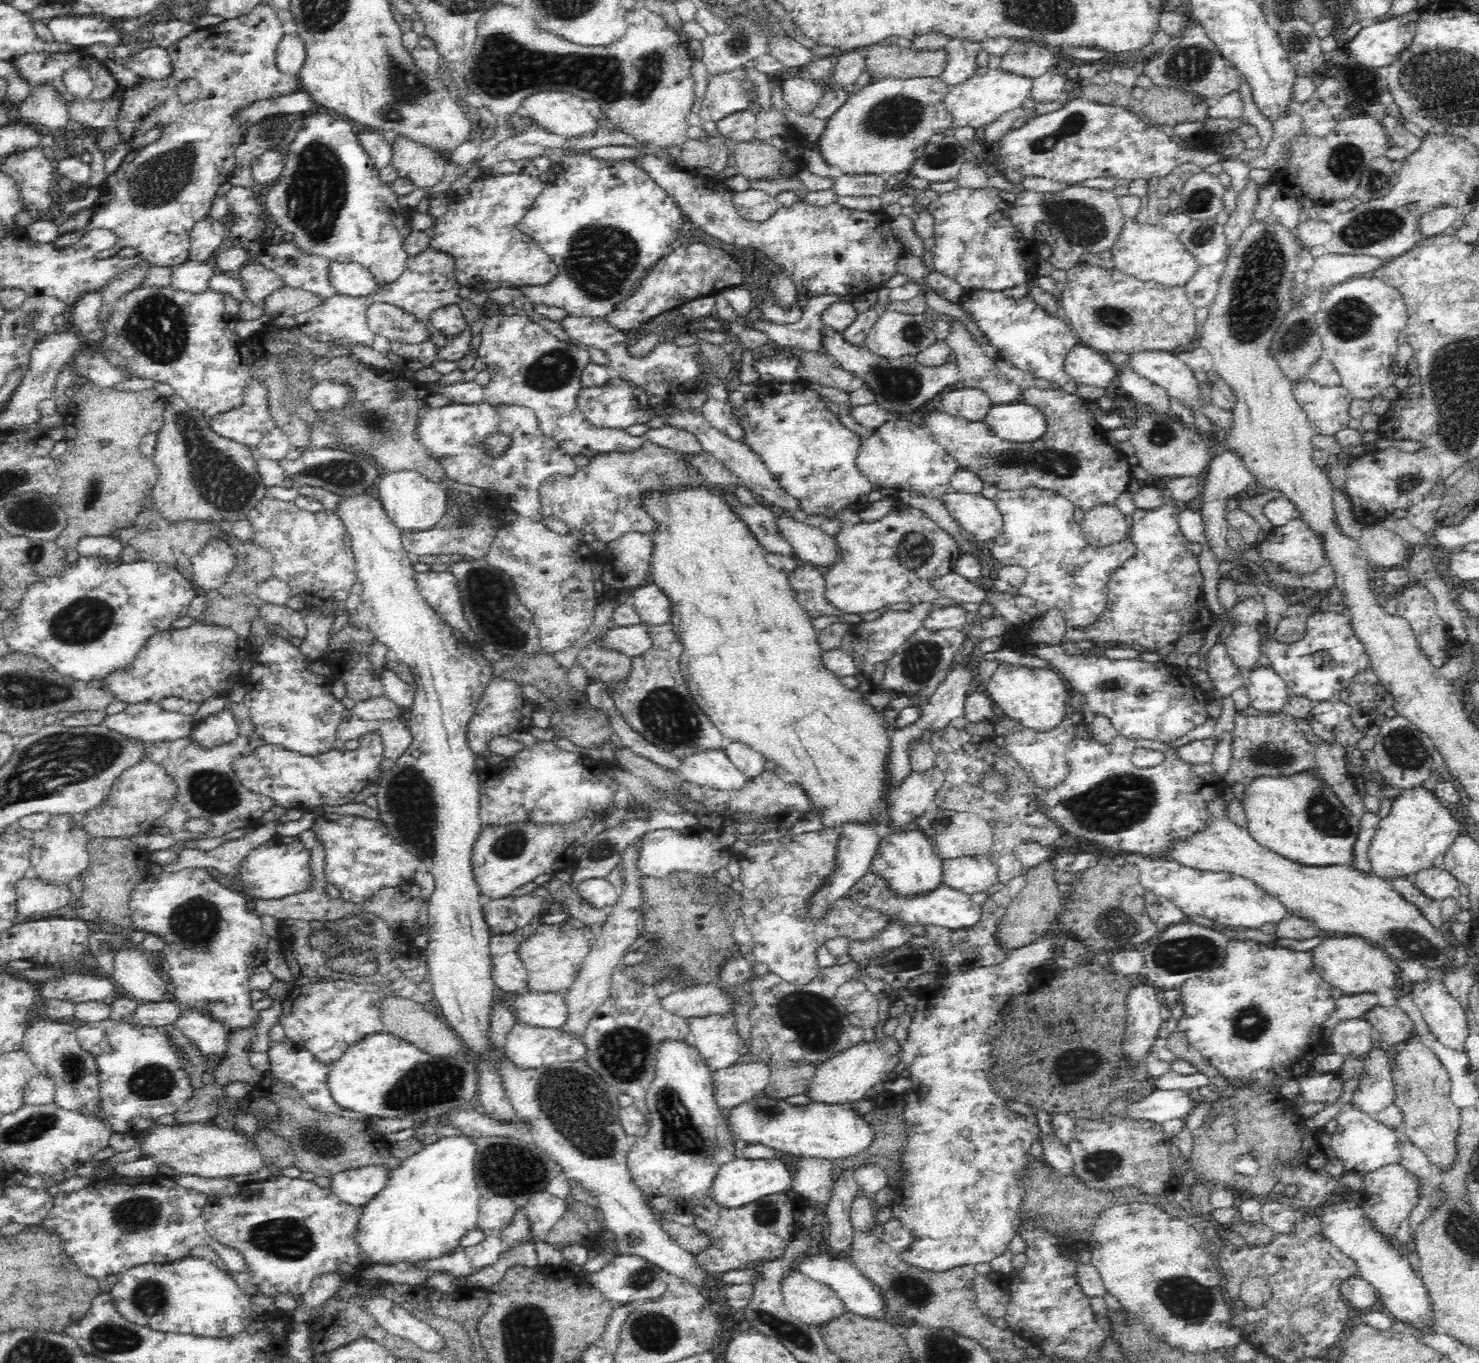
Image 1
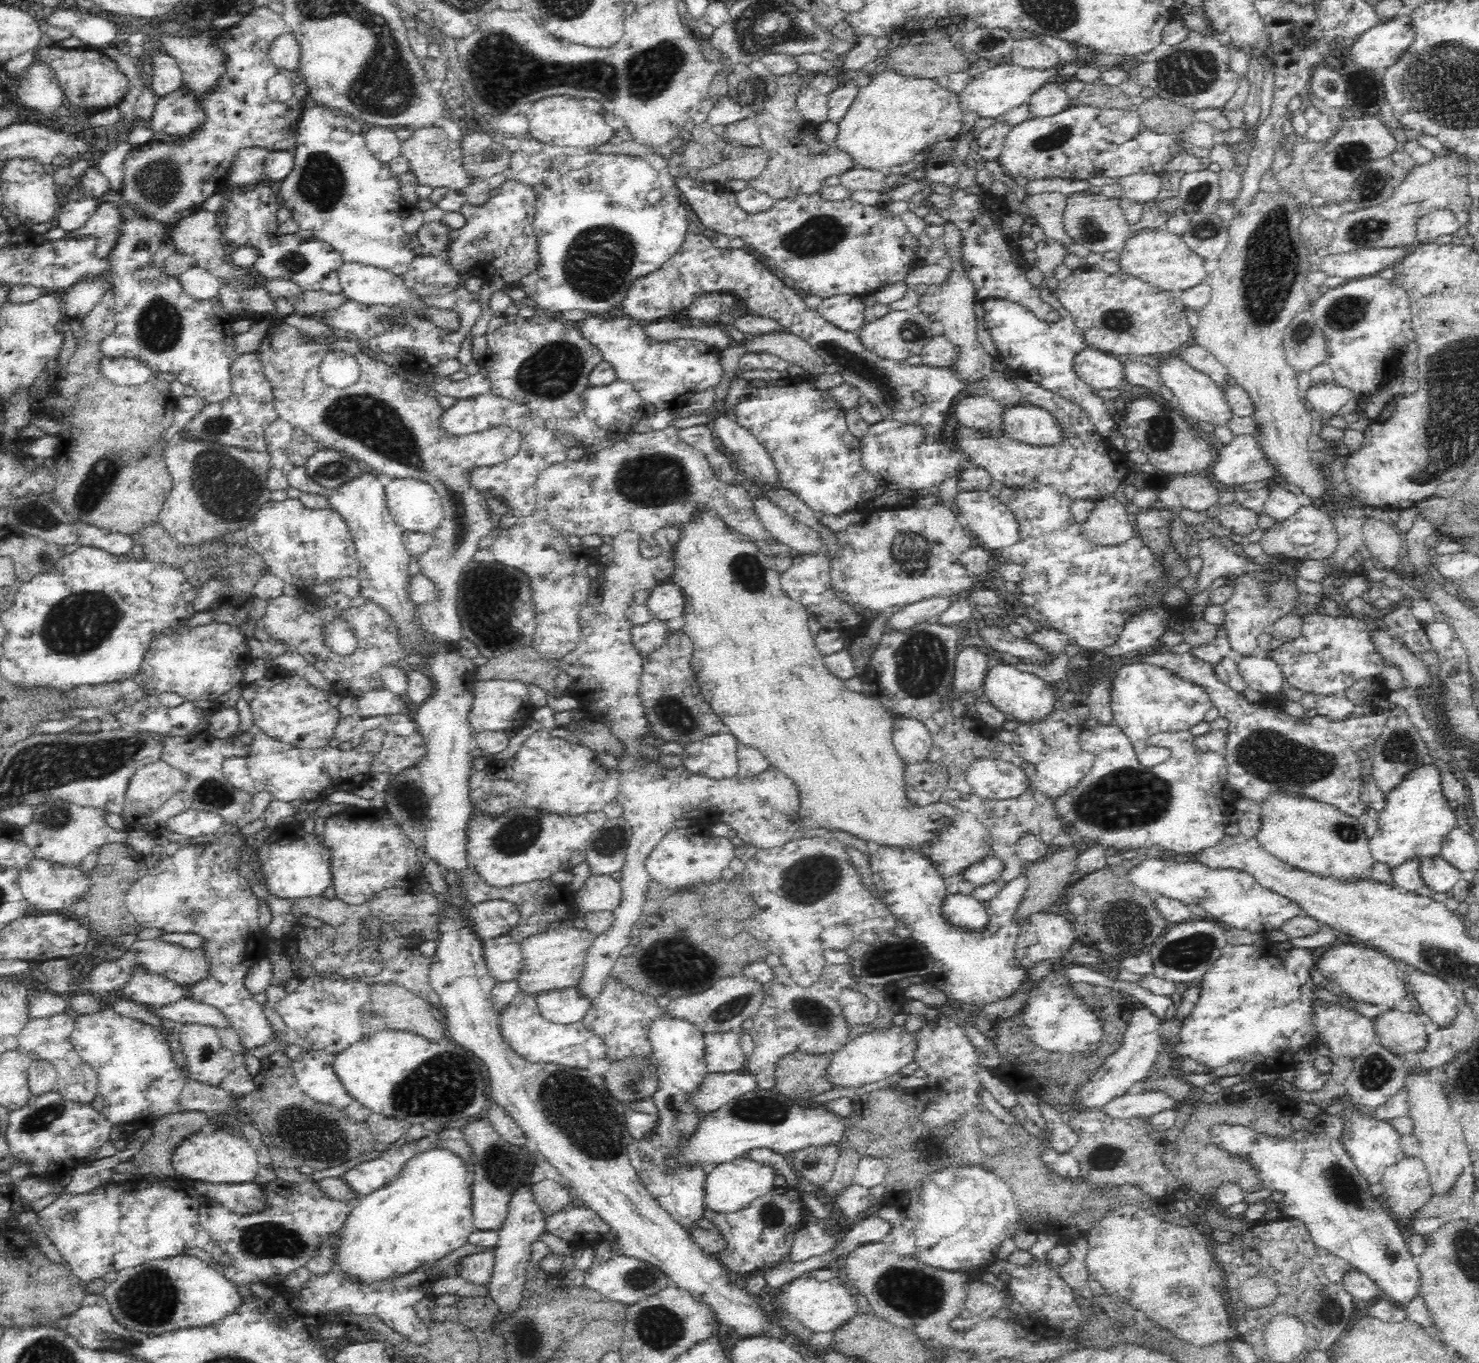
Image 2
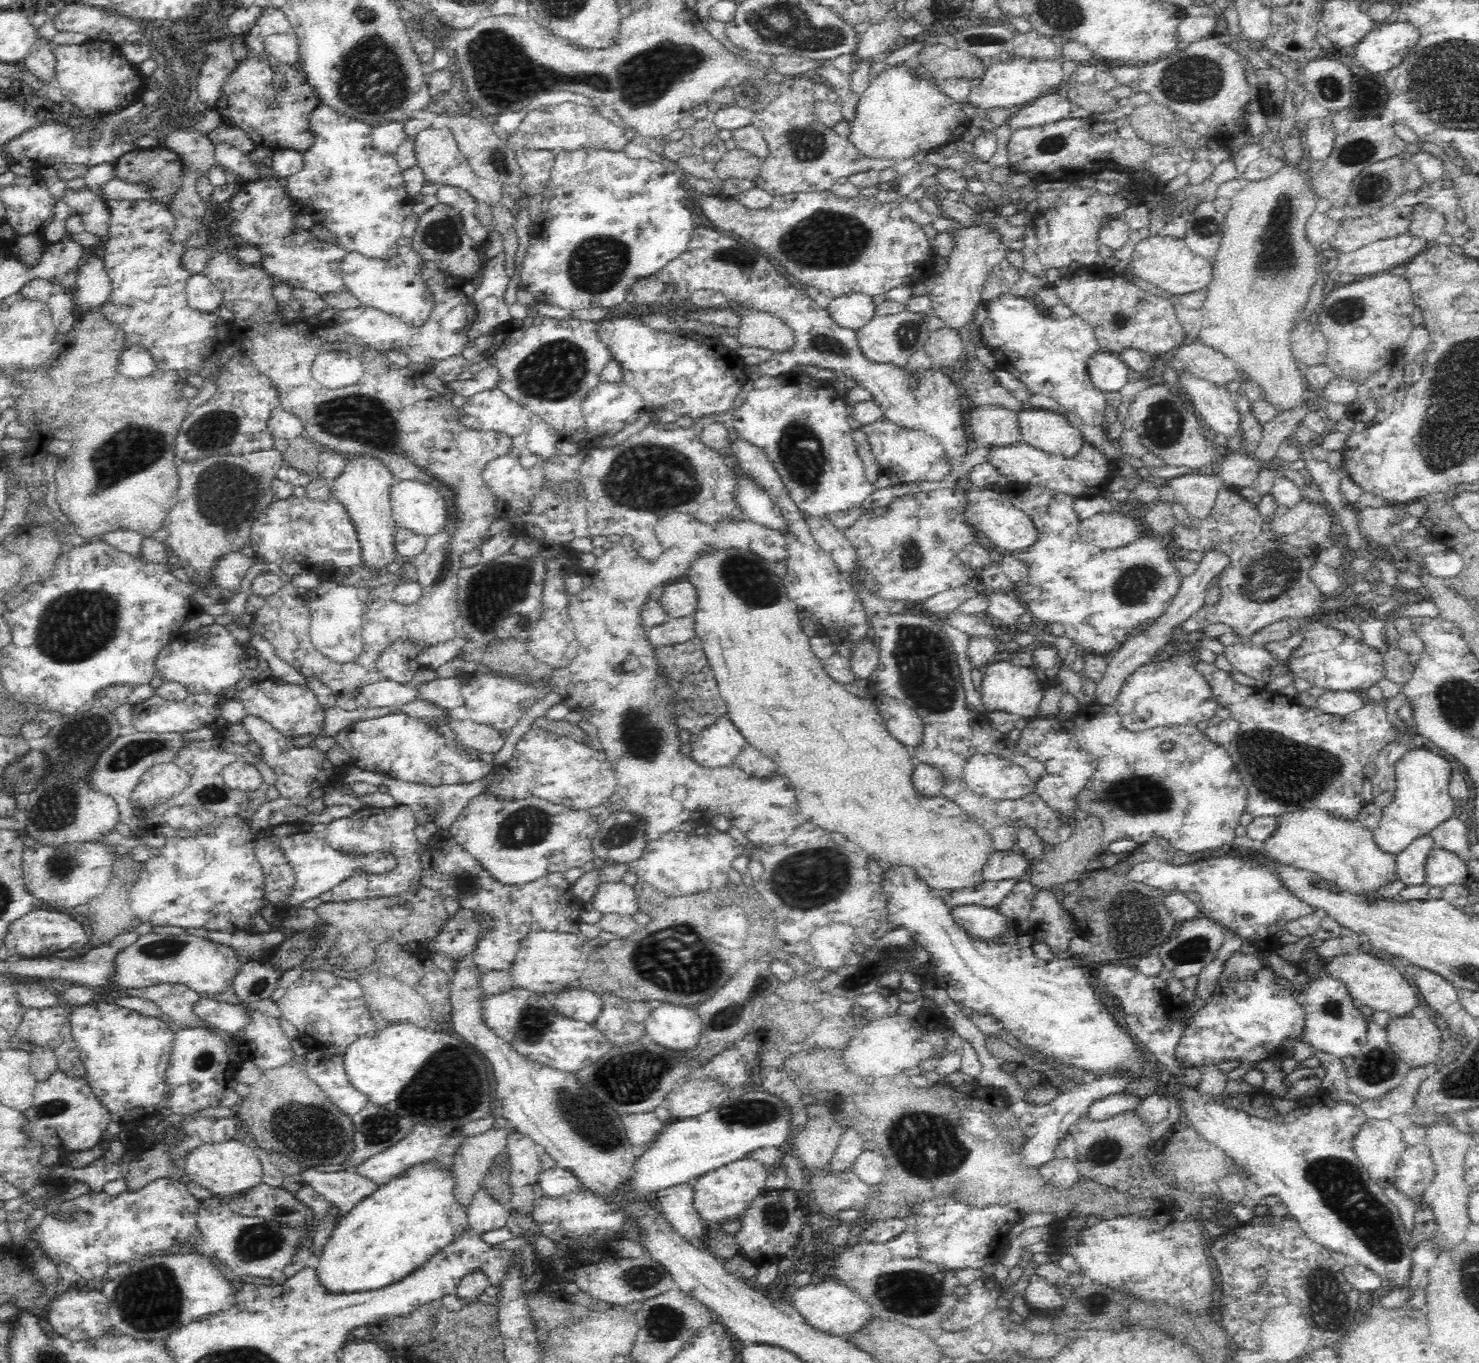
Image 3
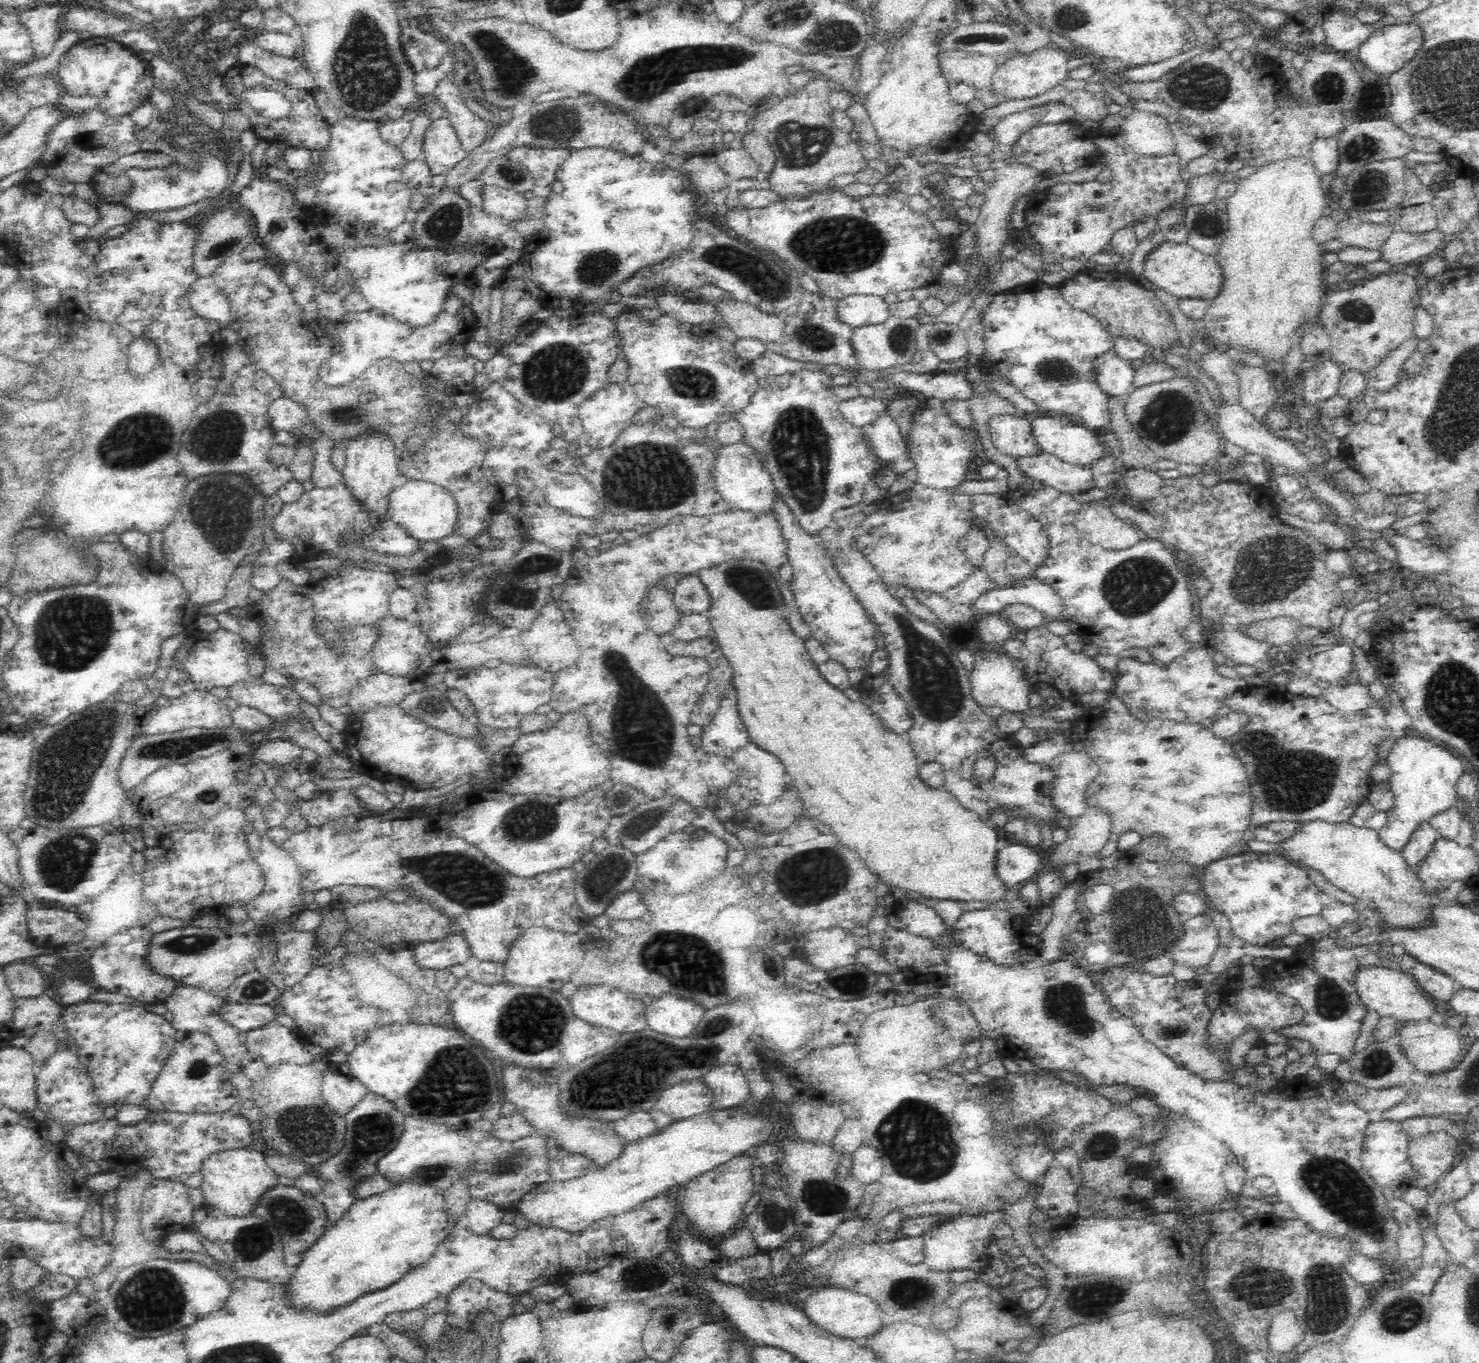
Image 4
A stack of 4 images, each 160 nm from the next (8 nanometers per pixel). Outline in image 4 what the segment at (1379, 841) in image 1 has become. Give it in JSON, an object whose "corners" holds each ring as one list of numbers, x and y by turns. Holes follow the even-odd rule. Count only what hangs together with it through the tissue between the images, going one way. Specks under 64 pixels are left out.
{"corners":[[1400,723,1396,734,1386,743,1382,753,1383,762,1390,771,1387,782,1395,796,1395,801,1392,808,1386,812,1388,818,1386,824,1379,831,1379,838,1388,848,1401,852,1409,844,1410,838,1416,832,1418,825,1424,821,1428,822,1433,814,1455,806,1458,798,1456,784,1463,774,1462,771,1458,771,1461,768,1461,762,1456,755,1453,755,1452,749,1441,743,1429,738,1426,734,1410,729,1404,723]]}

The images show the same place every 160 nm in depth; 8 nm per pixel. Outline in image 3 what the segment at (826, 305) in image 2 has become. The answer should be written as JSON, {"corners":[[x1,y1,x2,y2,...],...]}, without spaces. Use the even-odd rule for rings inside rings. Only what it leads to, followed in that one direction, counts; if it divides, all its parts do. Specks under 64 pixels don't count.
{"corners":[[850,293,832,299,828,304,830,317,842,326,857,331,876,316,874,298,867,294]]}

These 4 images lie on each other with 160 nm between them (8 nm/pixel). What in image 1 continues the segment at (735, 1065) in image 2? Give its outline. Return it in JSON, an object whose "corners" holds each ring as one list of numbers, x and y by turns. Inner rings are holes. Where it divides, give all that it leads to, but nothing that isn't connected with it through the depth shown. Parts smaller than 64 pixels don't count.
{"corners":[[734,1014,690,1018,688,1024,691,1042,712,1072,738,1063,738,1049,744,1041,738,1035]]}

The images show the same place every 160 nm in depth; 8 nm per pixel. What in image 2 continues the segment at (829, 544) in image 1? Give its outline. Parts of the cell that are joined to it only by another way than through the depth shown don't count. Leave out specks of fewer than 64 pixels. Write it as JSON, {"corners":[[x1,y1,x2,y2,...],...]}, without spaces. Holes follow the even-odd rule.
{"corners":[[764,494,754,497,753,511,763,524,763,530,778,542,790,545,792,554,823,550,815,530,797,522]]}

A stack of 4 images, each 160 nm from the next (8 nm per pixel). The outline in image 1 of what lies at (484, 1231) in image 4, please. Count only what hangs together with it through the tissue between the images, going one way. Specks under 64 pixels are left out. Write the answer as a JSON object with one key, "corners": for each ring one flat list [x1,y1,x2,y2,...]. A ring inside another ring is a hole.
{"corners":[[439,1124,436,1127,416,1128,414,1138,424,1140,427,1136,465,1136,475,1143,475,1181,479,1190,477,1228,483,1231,496,1231,507,1227,518,1207,524,1207,530,1196,537,1190,546,1189,550,1180,563,1176,558,1166,546,1151,533,1142,526,1143,513,1136,465,1135,464,1131,452,1124]]}

